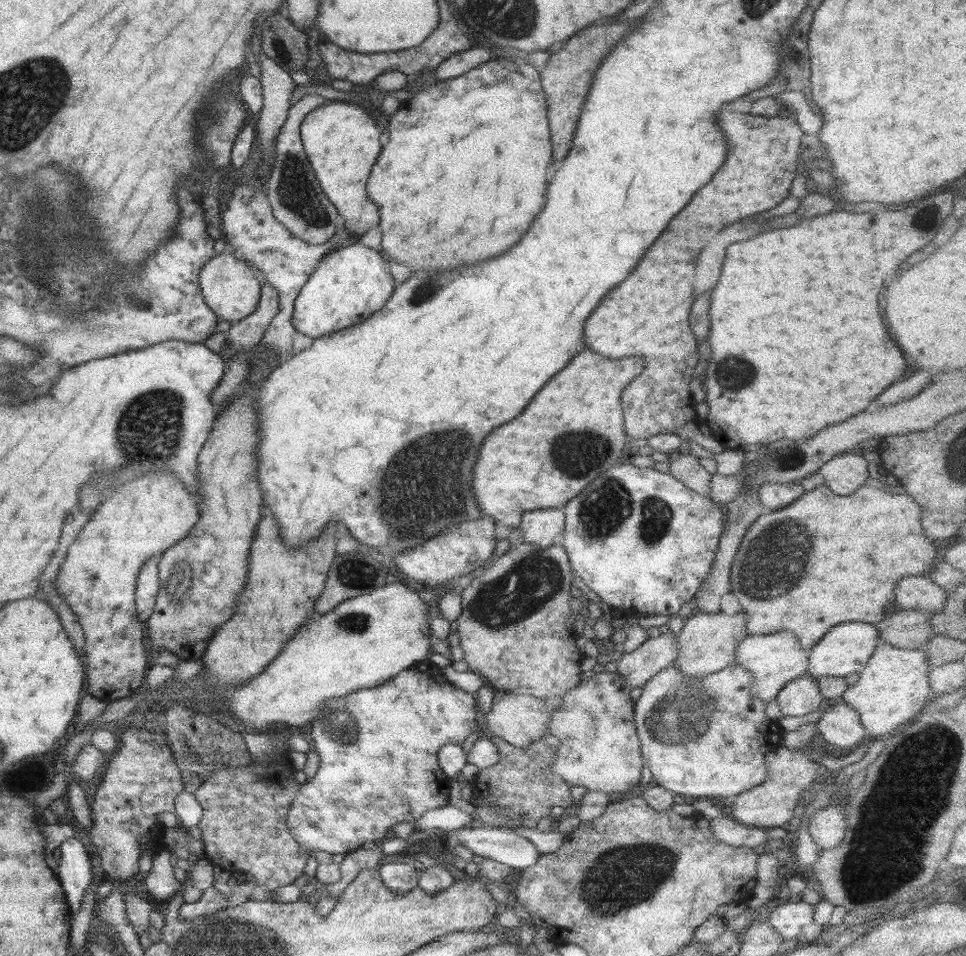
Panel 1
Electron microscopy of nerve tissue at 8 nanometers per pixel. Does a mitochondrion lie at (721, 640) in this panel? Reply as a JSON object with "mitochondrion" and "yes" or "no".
{"mitochondrion":"no"}

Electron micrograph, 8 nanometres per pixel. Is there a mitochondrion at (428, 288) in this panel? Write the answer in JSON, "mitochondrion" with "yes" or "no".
{"mitochondrion":"yes"}

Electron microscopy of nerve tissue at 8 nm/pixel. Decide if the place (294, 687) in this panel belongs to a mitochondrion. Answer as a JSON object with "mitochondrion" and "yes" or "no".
{"mitochondrion":"no"}

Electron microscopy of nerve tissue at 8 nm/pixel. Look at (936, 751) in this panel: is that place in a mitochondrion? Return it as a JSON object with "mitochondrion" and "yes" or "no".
{"mitochondrion":"yes"}

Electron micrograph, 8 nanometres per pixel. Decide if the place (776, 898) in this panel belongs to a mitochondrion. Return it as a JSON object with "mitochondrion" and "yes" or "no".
{"mitochondrion":"no"}

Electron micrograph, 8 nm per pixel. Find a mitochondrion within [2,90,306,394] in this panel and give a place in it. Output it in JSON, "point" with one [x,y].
{"point":[41,232]}

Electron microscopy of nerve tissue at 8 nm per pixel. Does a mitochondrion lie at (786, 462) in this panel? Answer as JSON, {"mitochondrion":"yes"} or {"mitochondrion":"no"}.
{"mitochondrion":"yes"}

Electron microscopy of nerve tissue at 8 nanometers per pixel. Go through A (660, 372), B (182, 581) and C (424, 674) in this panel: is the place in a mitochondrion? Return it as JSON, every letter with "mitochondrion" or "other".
{"A":"other","B":"mitochondrion","C":"other"}

